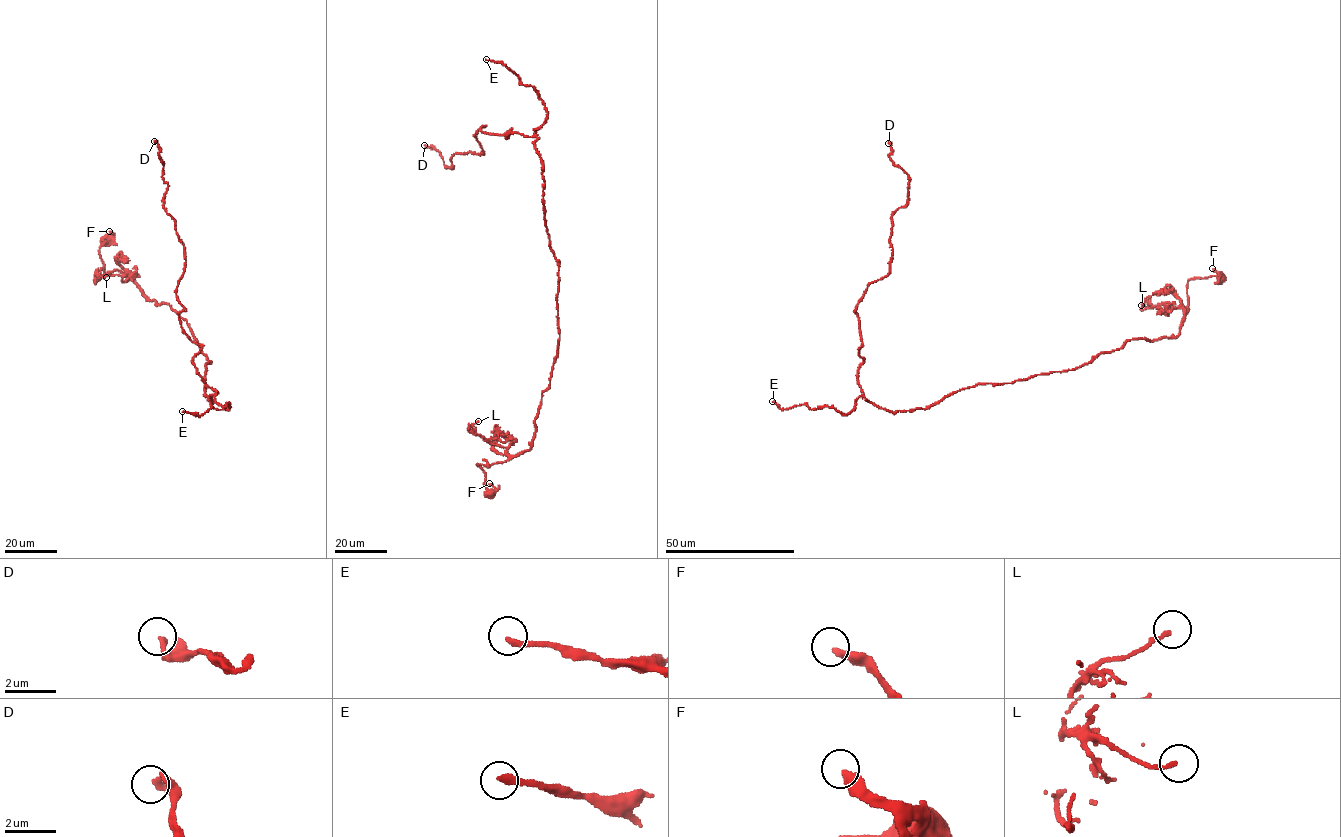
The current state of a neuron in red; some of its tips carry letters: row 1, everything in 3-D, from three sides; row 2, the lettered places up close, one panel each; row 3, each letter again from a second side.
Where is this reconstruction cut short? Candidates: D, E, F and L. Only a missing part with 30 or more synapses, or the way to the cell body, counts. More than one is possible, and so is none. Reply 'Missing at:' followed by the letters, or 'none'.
Missing at: E

